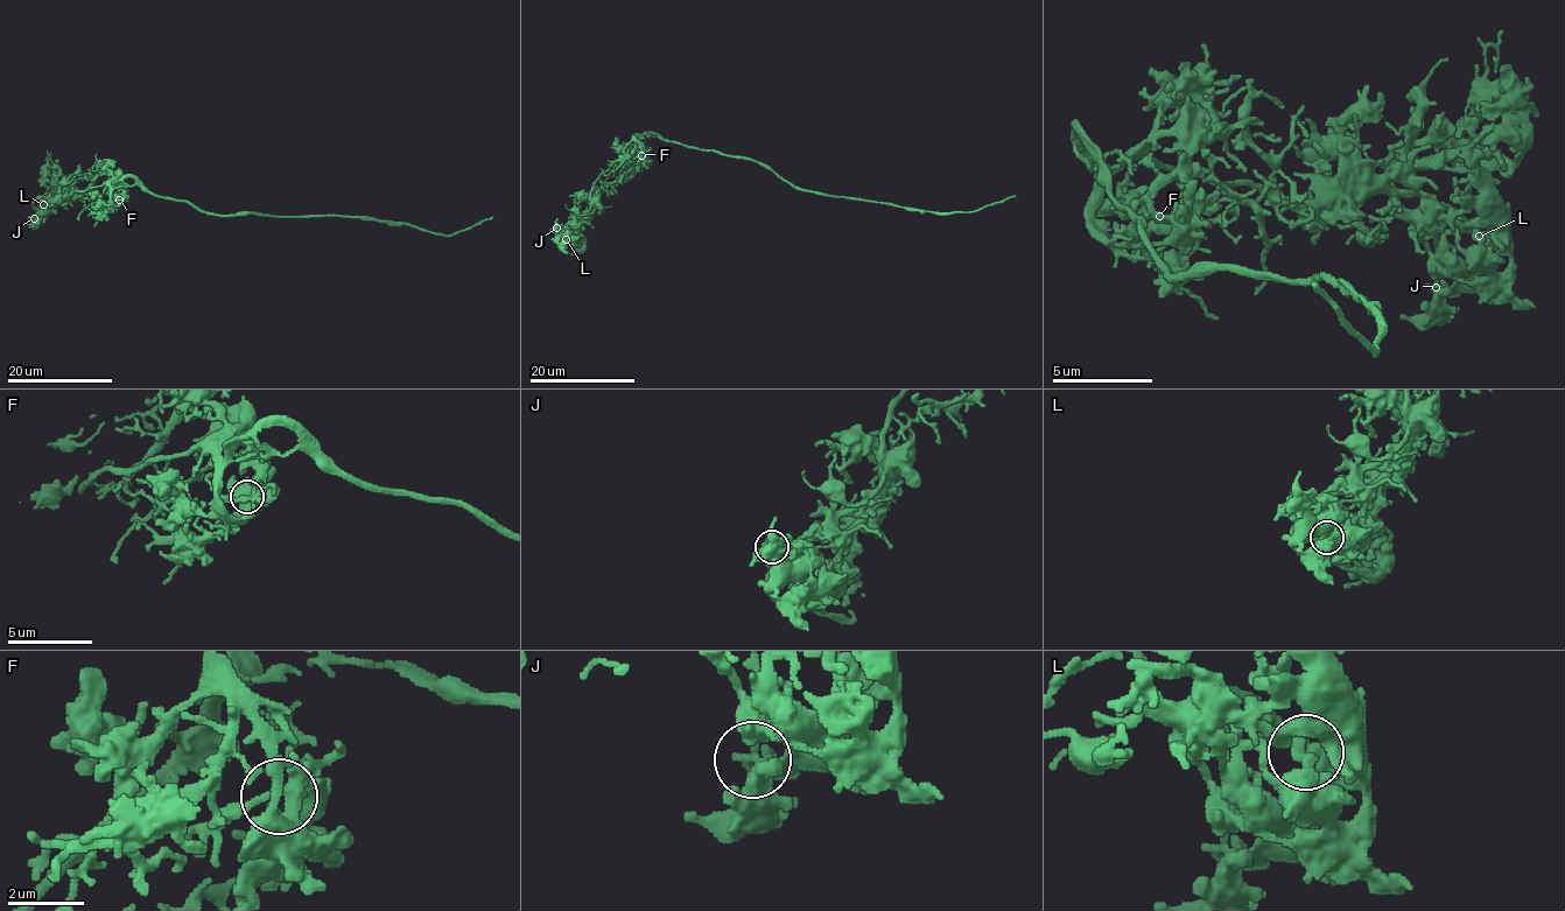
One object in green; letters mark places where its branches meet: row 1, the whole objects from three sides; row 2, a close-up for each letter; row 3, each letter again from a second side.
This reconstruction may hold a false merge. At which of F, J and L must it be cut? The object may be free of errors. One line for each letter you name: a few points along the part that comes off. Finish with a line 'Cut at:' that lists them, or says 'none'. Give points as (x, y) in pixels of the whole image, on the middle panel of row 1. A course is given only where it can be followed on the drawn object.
J: foreign part runs (556, 228), (568, 225), (577, 216), (577, 230), (570, 237), (569, 246)
Cut at: J

